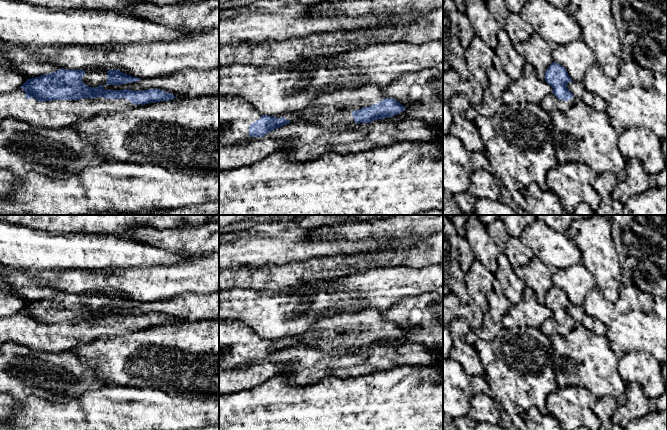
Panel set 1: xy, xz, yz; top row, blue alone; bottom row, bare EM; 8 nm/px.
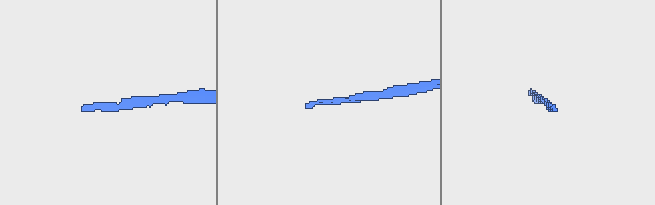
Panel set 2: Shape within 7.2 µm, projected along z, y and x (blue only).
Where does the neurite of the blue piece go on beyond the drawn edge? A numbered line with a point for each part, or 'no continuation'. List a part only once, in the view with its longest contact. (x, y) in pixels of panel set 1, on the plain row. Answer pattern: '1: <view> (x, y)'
1: xy (53, 338)

